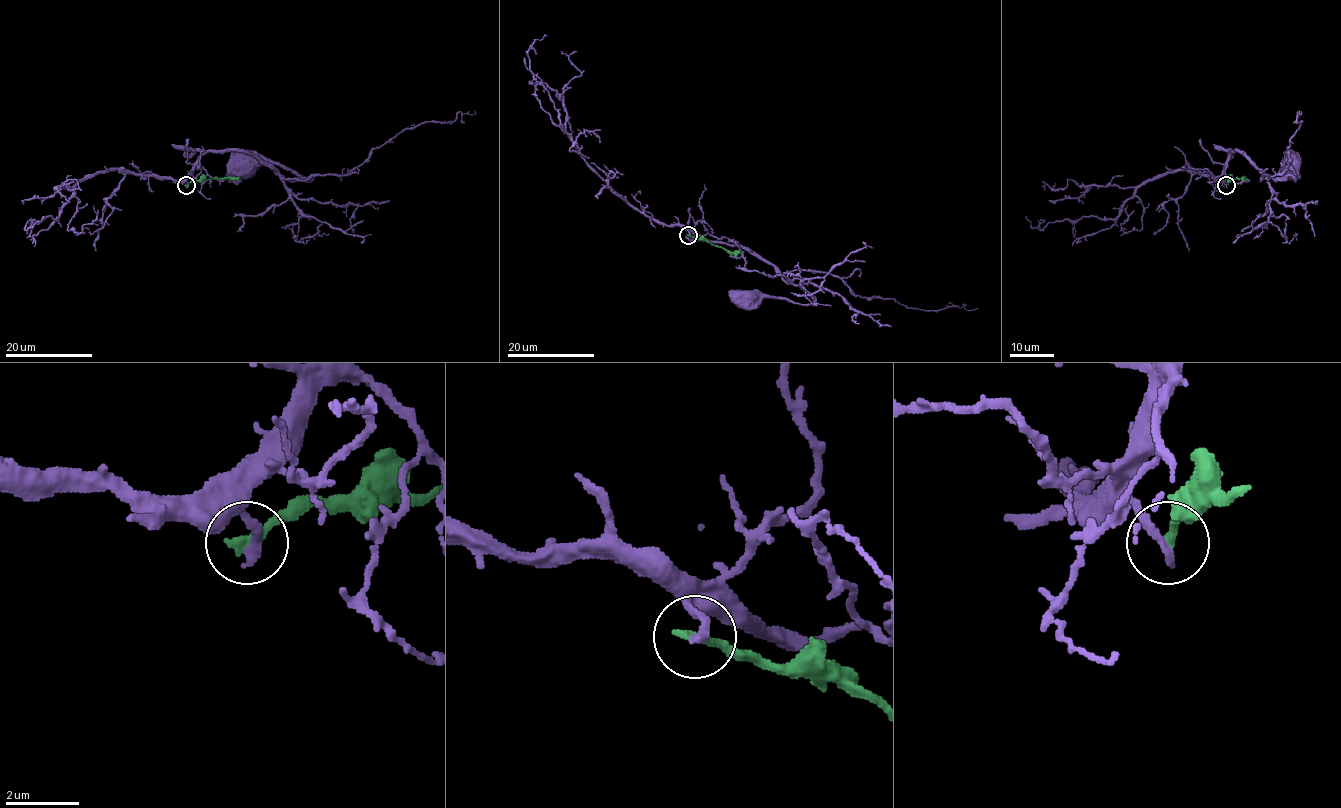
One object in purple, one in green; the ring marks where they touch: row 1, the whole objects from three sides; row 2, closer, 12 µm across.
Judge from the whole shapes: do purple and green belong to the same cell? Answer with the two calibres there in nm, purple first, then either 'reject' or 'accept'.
calibres 280 and 280 nm; reject

